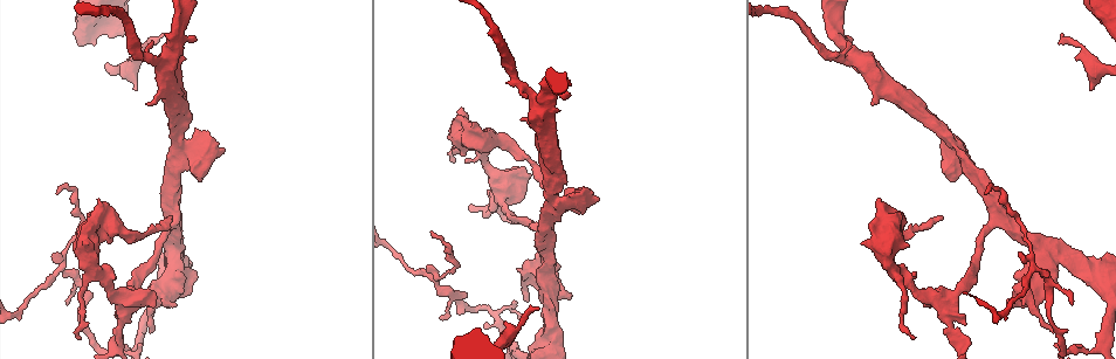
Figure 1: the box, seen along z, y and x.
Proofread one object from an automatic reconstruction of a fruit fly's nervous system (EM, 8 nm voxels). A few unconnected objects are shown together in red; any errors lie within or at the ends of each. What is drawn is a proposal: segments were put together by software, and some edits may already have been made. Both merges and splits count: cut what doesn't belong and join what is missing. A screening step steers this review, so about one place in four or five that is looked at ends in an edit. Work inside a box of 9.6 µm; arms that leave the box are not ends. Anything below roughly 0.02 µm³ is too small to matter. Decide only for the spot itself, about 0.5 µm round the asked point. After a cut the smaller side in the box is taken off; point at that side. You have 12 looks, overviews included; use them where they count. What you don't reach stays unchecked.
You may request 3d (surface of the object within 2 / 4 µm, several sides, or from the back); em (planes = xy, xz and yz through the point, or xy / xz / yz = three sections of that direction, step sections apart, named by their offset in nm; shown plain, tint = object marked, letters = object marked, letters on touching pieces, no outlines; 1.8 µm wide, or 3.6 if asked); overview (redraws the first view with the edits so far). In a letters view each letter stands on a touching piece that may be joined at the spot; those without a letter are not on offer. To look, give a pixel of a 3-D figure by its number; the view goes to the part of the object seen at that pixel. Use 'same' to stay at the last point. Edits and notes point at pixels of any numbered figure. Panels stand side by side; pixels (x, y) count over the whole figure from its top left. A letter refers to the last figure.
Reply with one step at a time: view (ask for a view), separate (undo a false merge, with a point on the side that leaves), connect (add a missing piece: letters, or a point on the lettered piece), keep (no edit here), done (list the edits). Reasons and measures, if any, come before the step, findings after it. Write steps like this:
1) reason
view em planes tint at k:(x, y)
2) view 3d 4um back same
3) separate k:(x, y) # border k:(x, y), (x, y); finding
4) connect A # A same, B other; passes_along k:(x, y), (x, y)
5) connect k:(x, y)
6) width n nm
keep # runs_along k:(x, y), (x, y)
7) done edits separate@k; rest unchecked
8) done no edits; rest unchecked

calibre changes
view em 3.6um planes letters at 1:(502, 194)

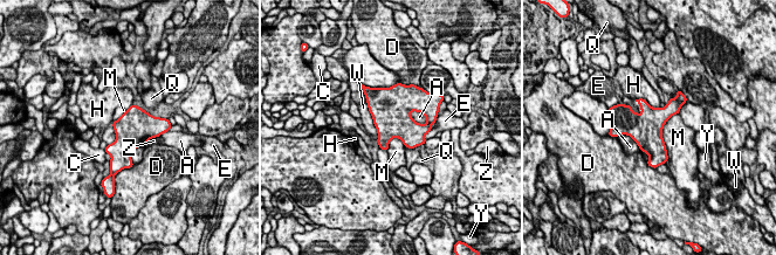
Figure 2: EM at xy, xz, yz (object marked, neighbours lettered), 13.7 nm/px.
width 480 nm
keep # A other, C other, D other, E other, H other, M other, Q other, W other, Y other, Z other; border 2:(678, 112), (663, 128), (665, 147); continuous, no second neuron

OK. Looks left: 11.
thin neck
view em planes letters at 1:(894, 268)

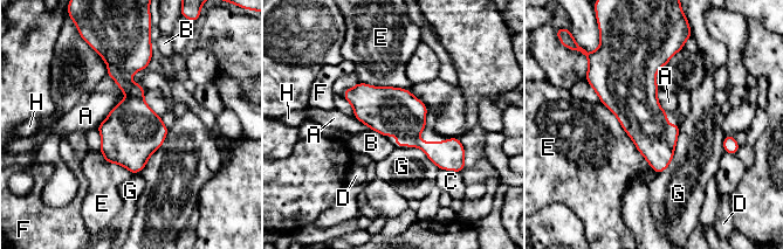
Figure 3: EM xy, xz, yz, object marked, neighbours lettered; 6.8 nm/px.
keep # A other, B other, C other, D other, E other, F other, G other, H other; continuous, no second neuron

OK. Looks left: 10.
three-way junction
view em planes letters at 1:(546, 255)

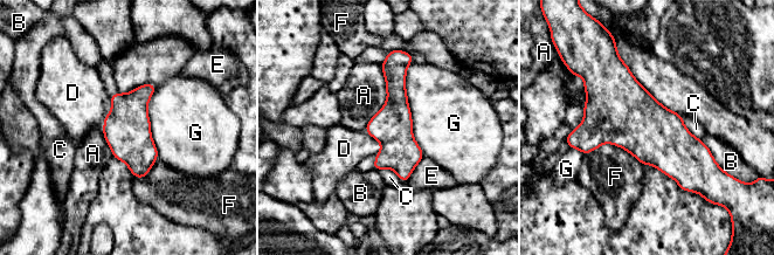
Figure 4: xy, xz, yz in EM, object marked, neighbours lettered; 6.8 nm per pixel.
width 280 nm; longest_contact G 650 nm
keep # A other, B other, C other, D other, E other, F other, G other; one neuron here

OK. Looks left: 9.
view em planes tint at 1:(1032, 268)

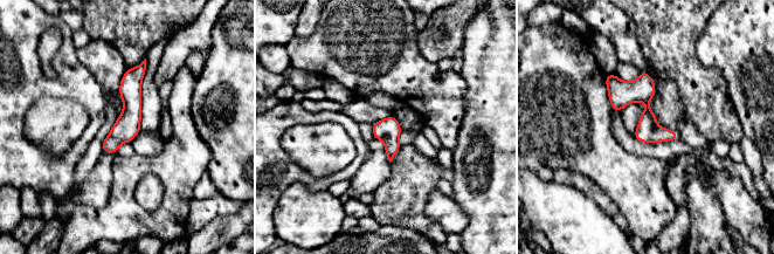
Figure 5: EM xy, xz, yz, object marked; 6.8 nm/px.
what lies round it
view em planes letters same

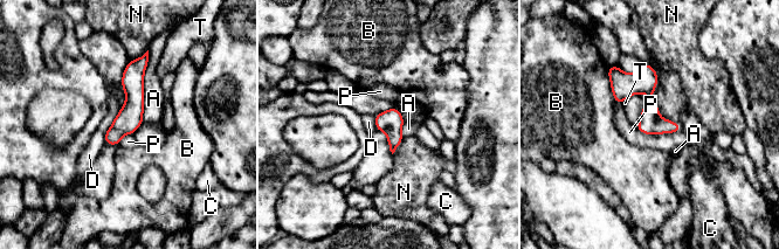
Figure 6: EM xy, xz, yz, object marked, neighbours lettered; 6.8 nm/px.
width 160 nm
keep # A other, B other, C other, D other, N other, P other, T other; border 6:(645, 103), (640, 119), (635, 125); continuous, no second neuron

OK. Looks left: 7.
view em xz step 16 tint at 1:(861, 58)

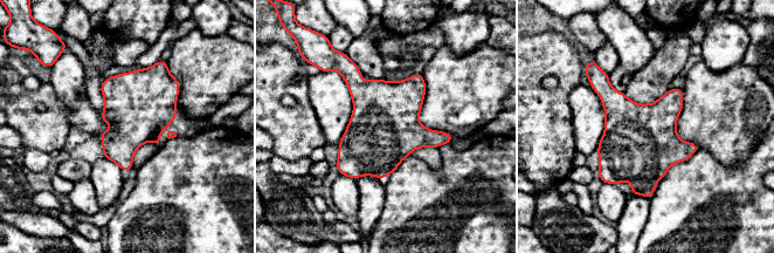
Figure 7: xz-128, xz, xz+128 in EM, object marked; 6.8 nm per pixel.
cut it another way
view em planes letters same

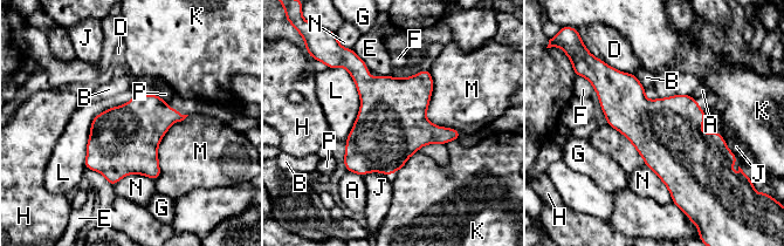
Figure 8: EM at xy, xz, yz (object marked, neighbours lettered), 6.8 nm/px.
keep # A other, B other, D other, E other, F other, G other, H other, J other, K other, L other, M other, N other, P other; one neuron here

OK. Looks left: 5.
done no edits; rest unchecked

